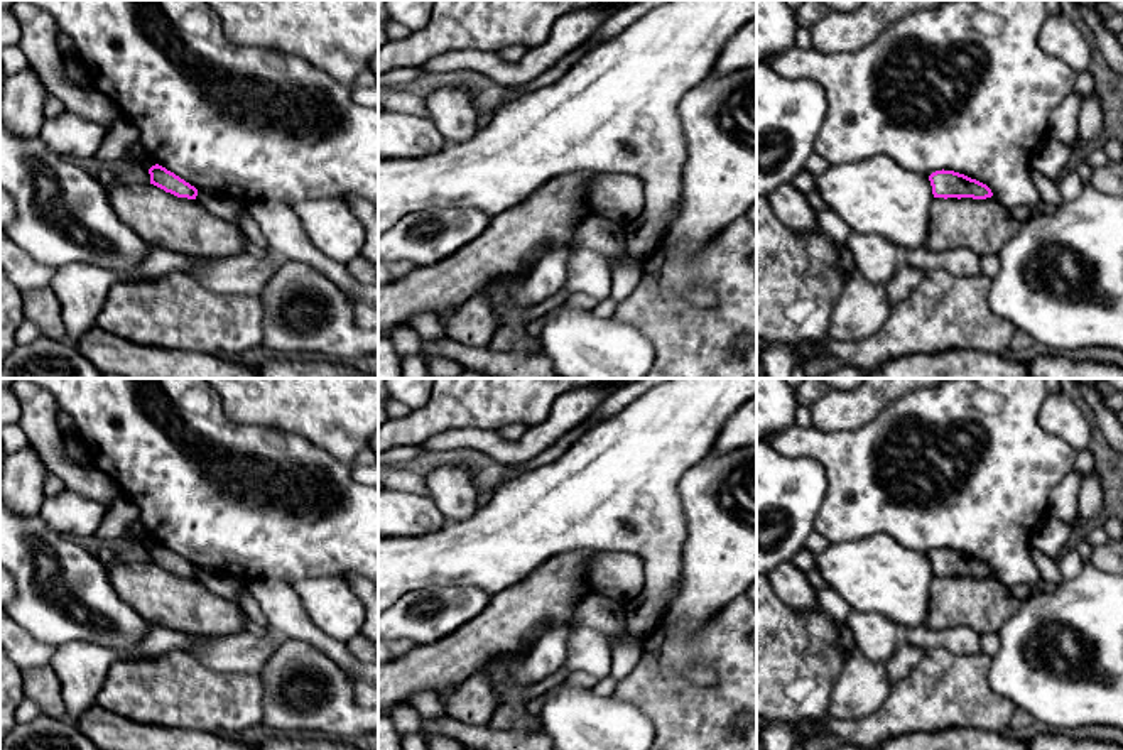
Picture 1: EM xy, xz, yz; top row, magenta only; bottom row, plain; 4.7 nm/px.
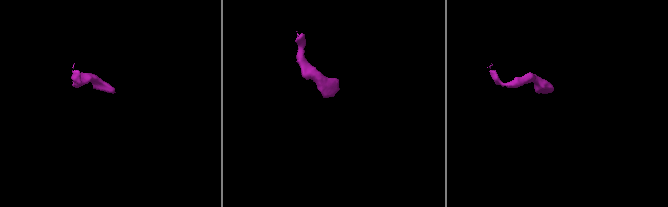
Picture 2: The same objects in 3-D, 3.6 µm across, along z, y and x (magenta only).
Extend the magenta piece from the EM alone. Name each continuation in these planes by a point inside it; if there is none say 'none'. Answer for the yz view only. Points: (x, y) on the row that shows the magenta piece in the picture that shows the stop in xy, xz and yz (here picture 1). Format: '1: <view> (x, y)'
none

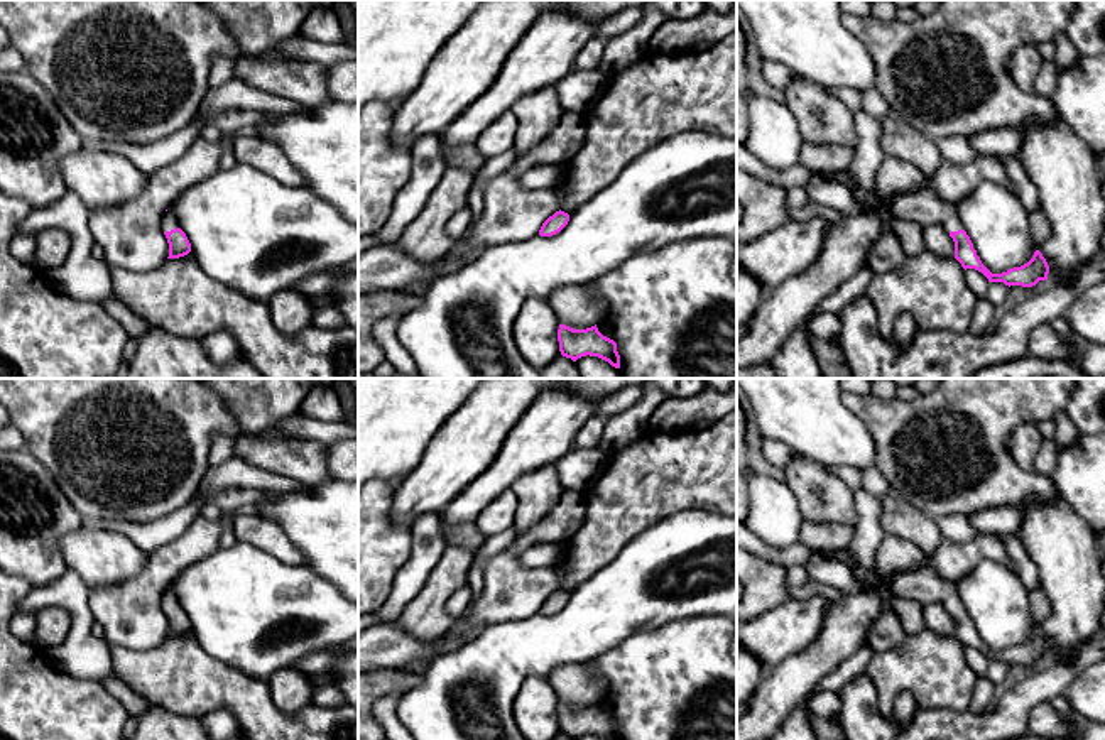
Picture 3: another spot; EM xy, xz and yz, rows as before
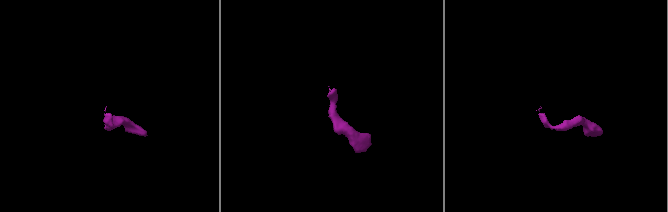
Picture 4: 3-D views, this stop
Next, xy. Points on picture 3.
1: xy (169, 222)

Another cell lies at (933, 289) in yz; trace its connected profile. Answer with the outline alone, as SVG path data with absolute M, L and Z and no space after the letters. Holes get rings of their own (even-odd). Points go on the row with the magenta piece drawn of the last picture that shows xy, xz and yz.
M928 250L894 270L875 274L865 296L875 307L877 328L890 340L895 318L909 313L917 329L968 331L978 297L965 279L965 269L953 258Z

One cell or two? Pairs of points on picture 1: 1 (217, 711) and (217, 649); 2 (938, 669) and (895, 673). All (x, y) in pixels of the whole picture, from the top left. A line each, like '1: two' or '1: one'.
1: two
2: two

